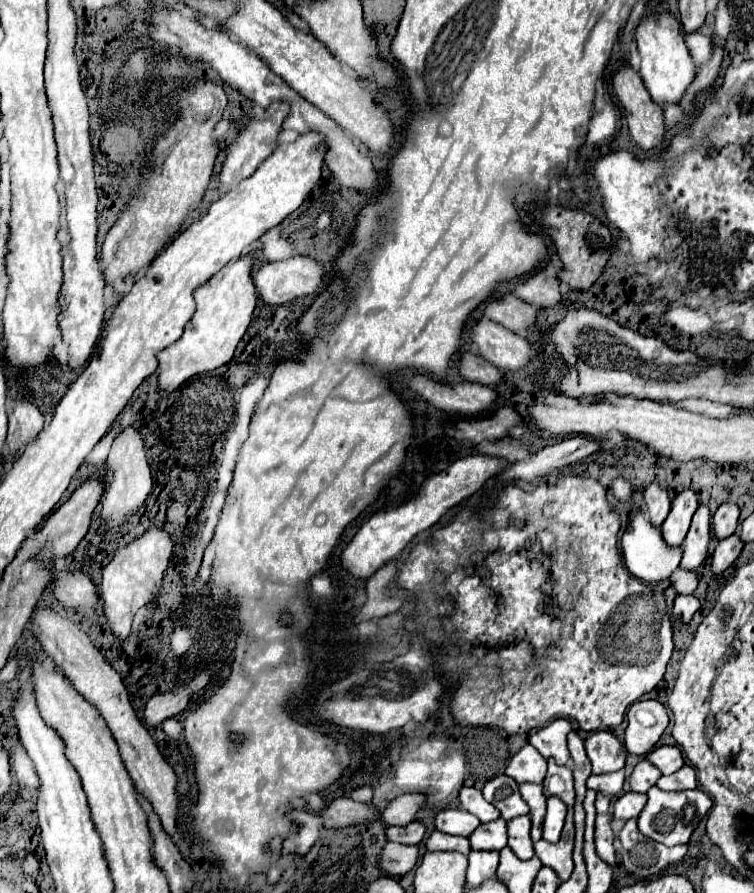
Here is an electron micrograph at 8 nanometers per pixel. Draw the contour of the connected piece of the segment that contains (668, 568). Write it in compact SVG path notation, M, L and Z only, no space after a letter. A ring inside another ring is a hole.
M636 514L630 522L630 526L626 528L624 536L622 536L622 554L624 554L624 564L630 570L632 576L636 576L638 580L644 582L660 582L660 580L668 580L670 574L678 568L680 558L682 558L684 548L678 546L668 546L662 538L662 532L652 526L652 522L648 518L644 518L642 514Z

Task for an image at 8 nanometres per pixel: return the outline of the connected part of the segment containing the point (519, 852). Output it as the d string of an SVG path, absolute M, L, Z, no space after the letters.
M518 816L508 822L508 848L512 848L512 852L522 860L530 860L534 856L530 840L530 816Z

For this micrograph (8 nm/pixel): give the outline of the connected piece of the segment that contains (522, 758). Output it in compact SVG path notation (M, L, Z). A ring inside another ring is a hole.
M526 744L518 754L512 756L510 764L506 766L506 776L516 780L518 784L522 782L542 784L546 776L546 760L538 754L534 746Z

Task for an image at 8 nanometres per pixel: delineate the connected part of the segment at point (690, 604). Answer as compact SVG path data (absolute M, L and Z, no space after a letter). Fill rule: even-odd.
M678 594L676 600L674 600L674 614L678 614L684 622L688 622L698 608L700 608L700 602L694 594L690 594L690 596L688 594L686 596Z

